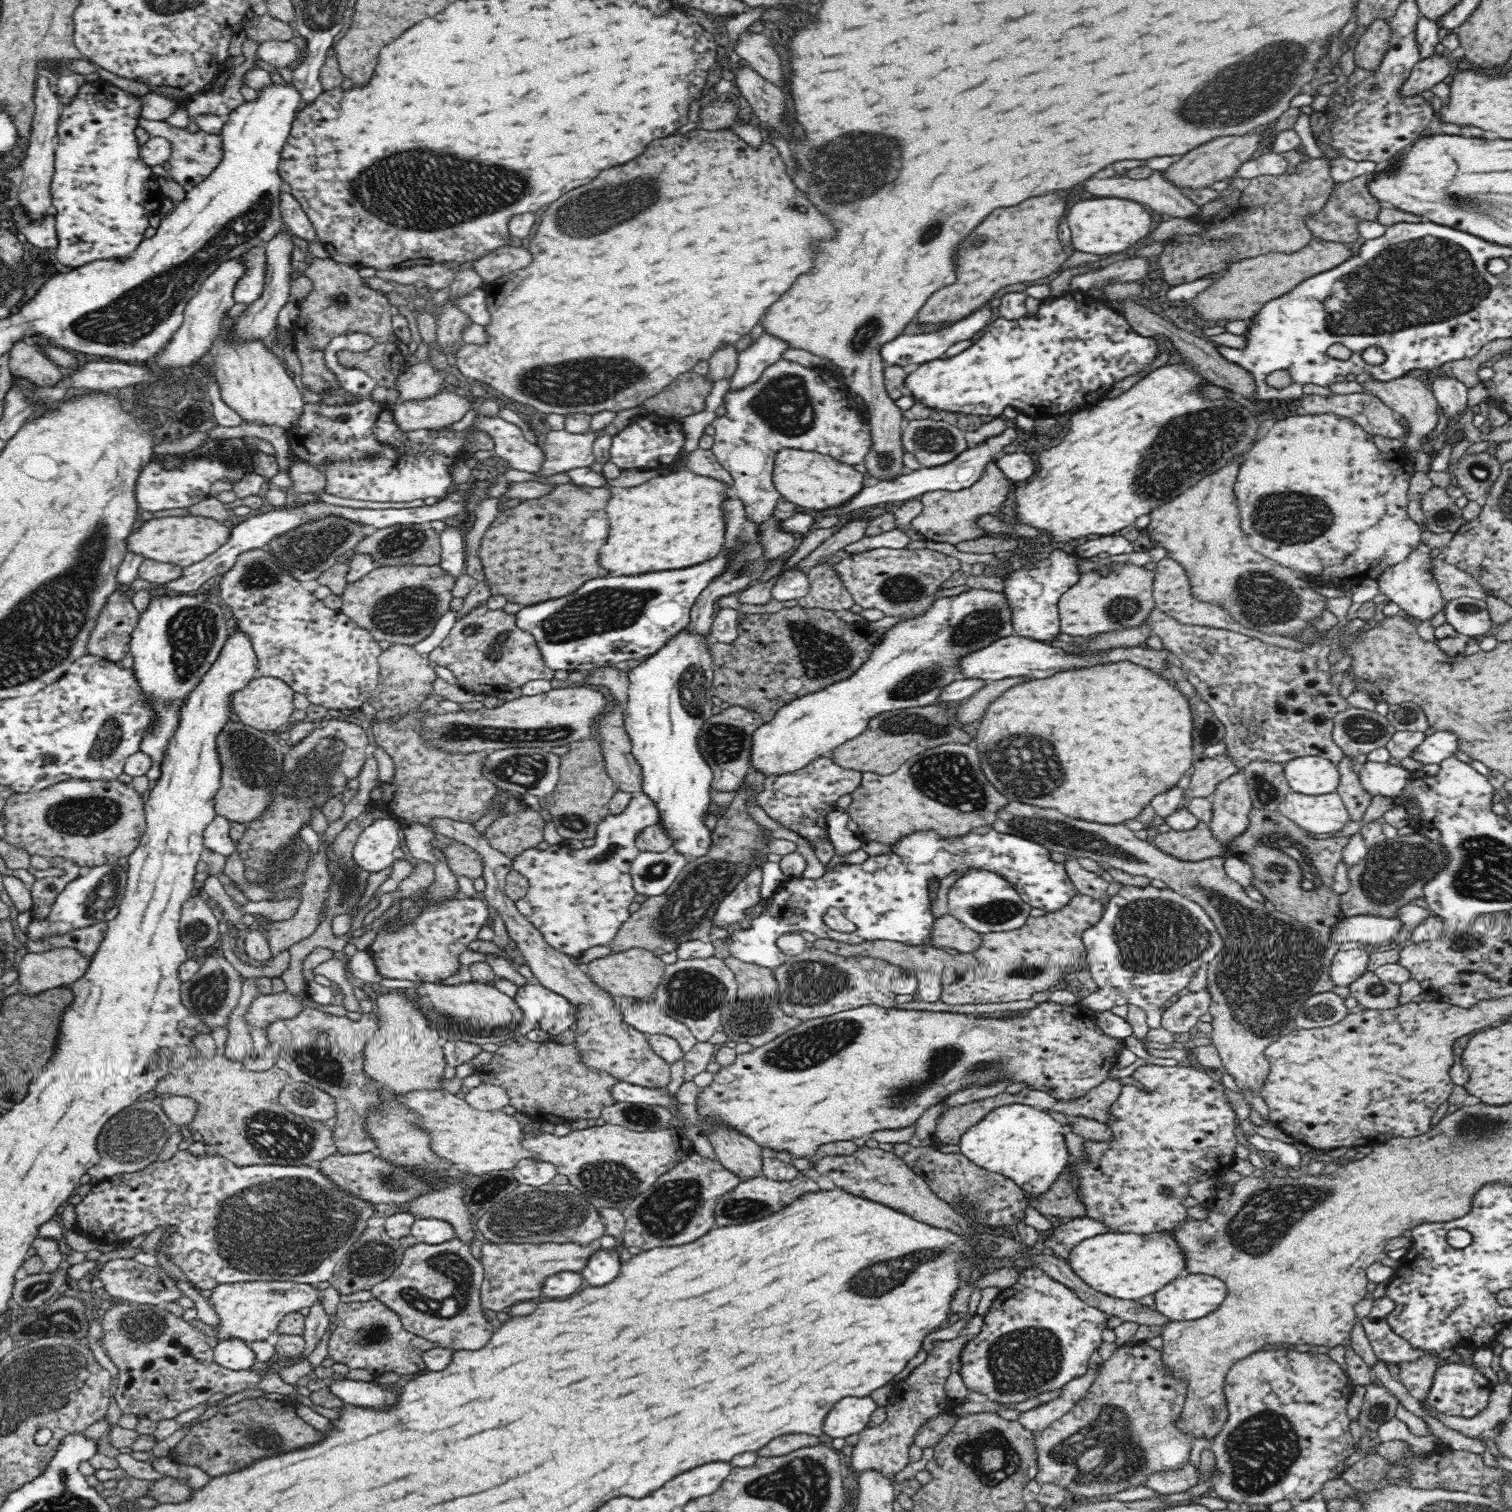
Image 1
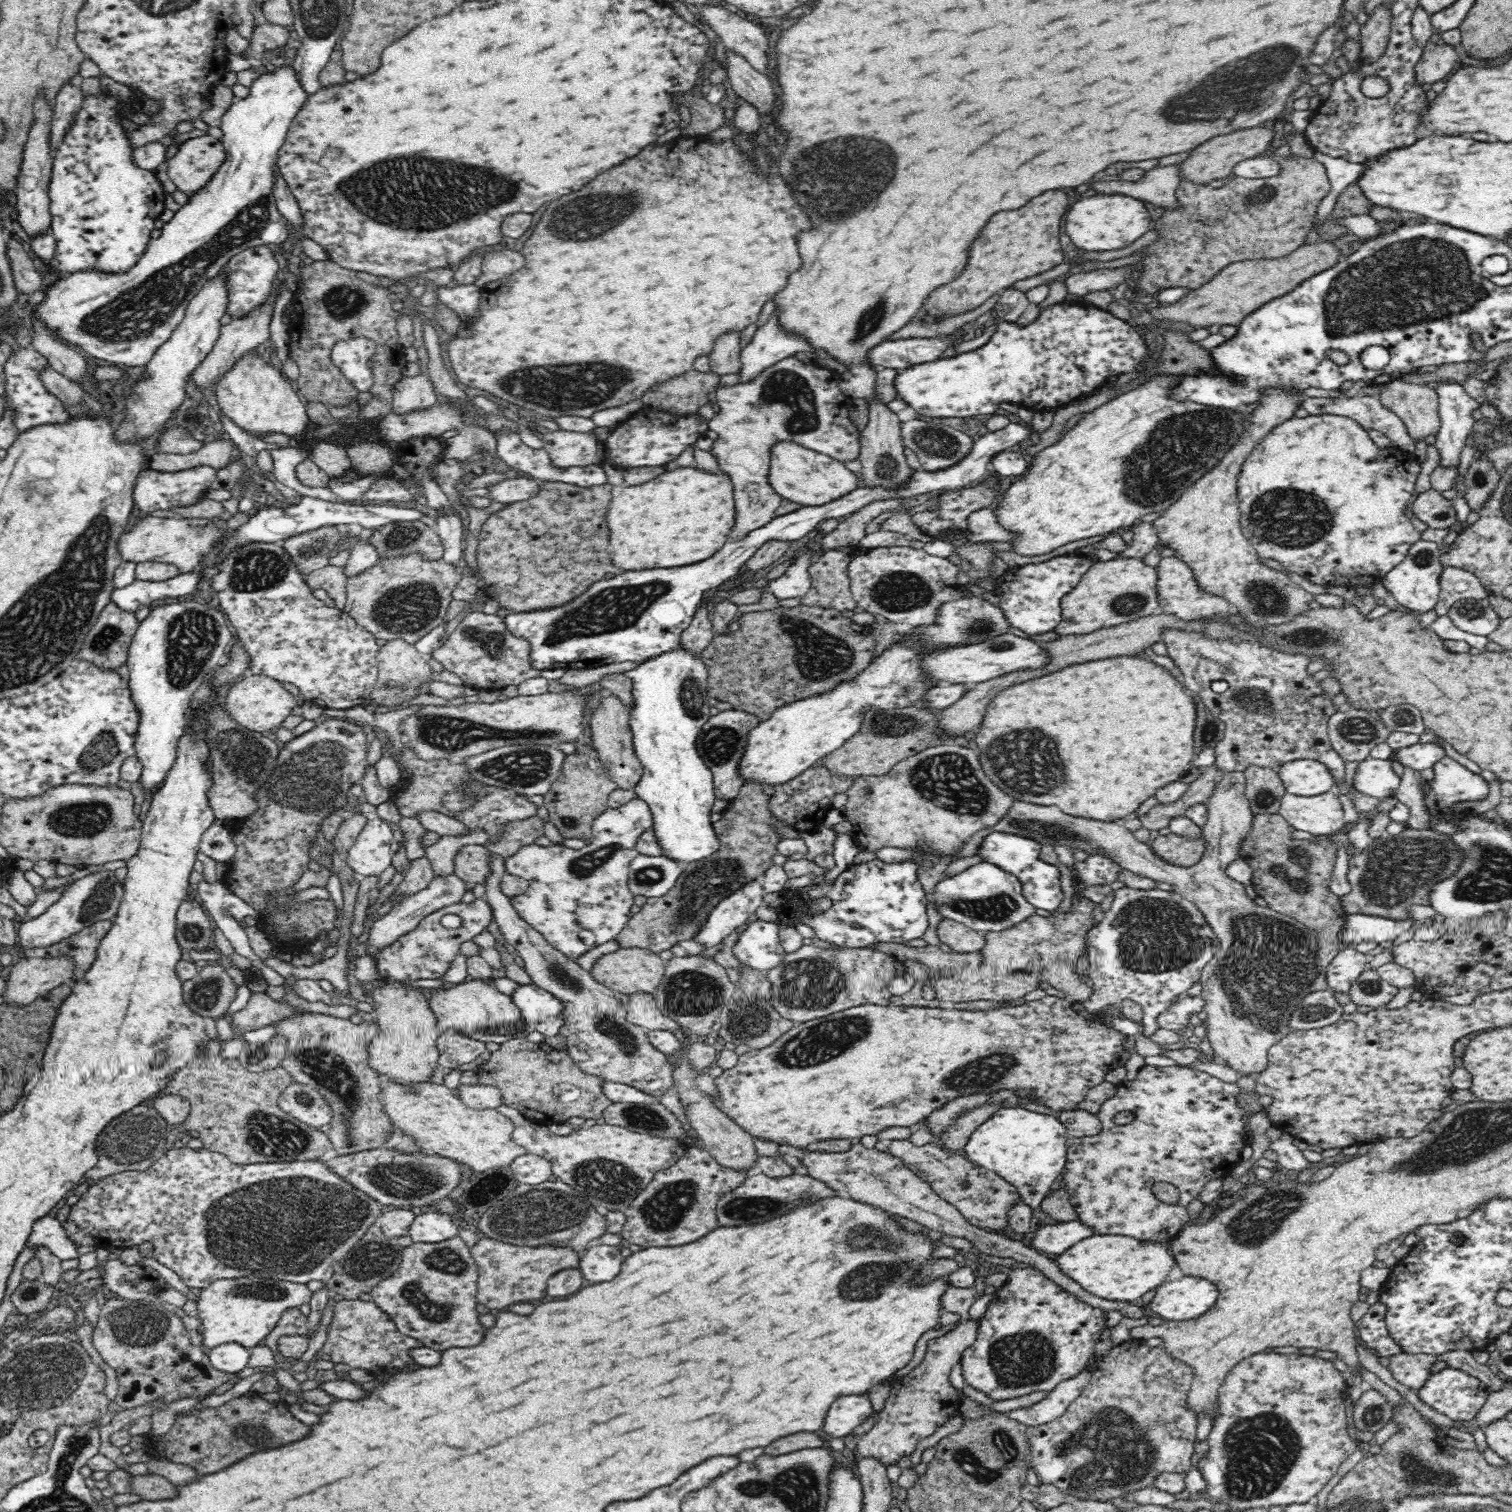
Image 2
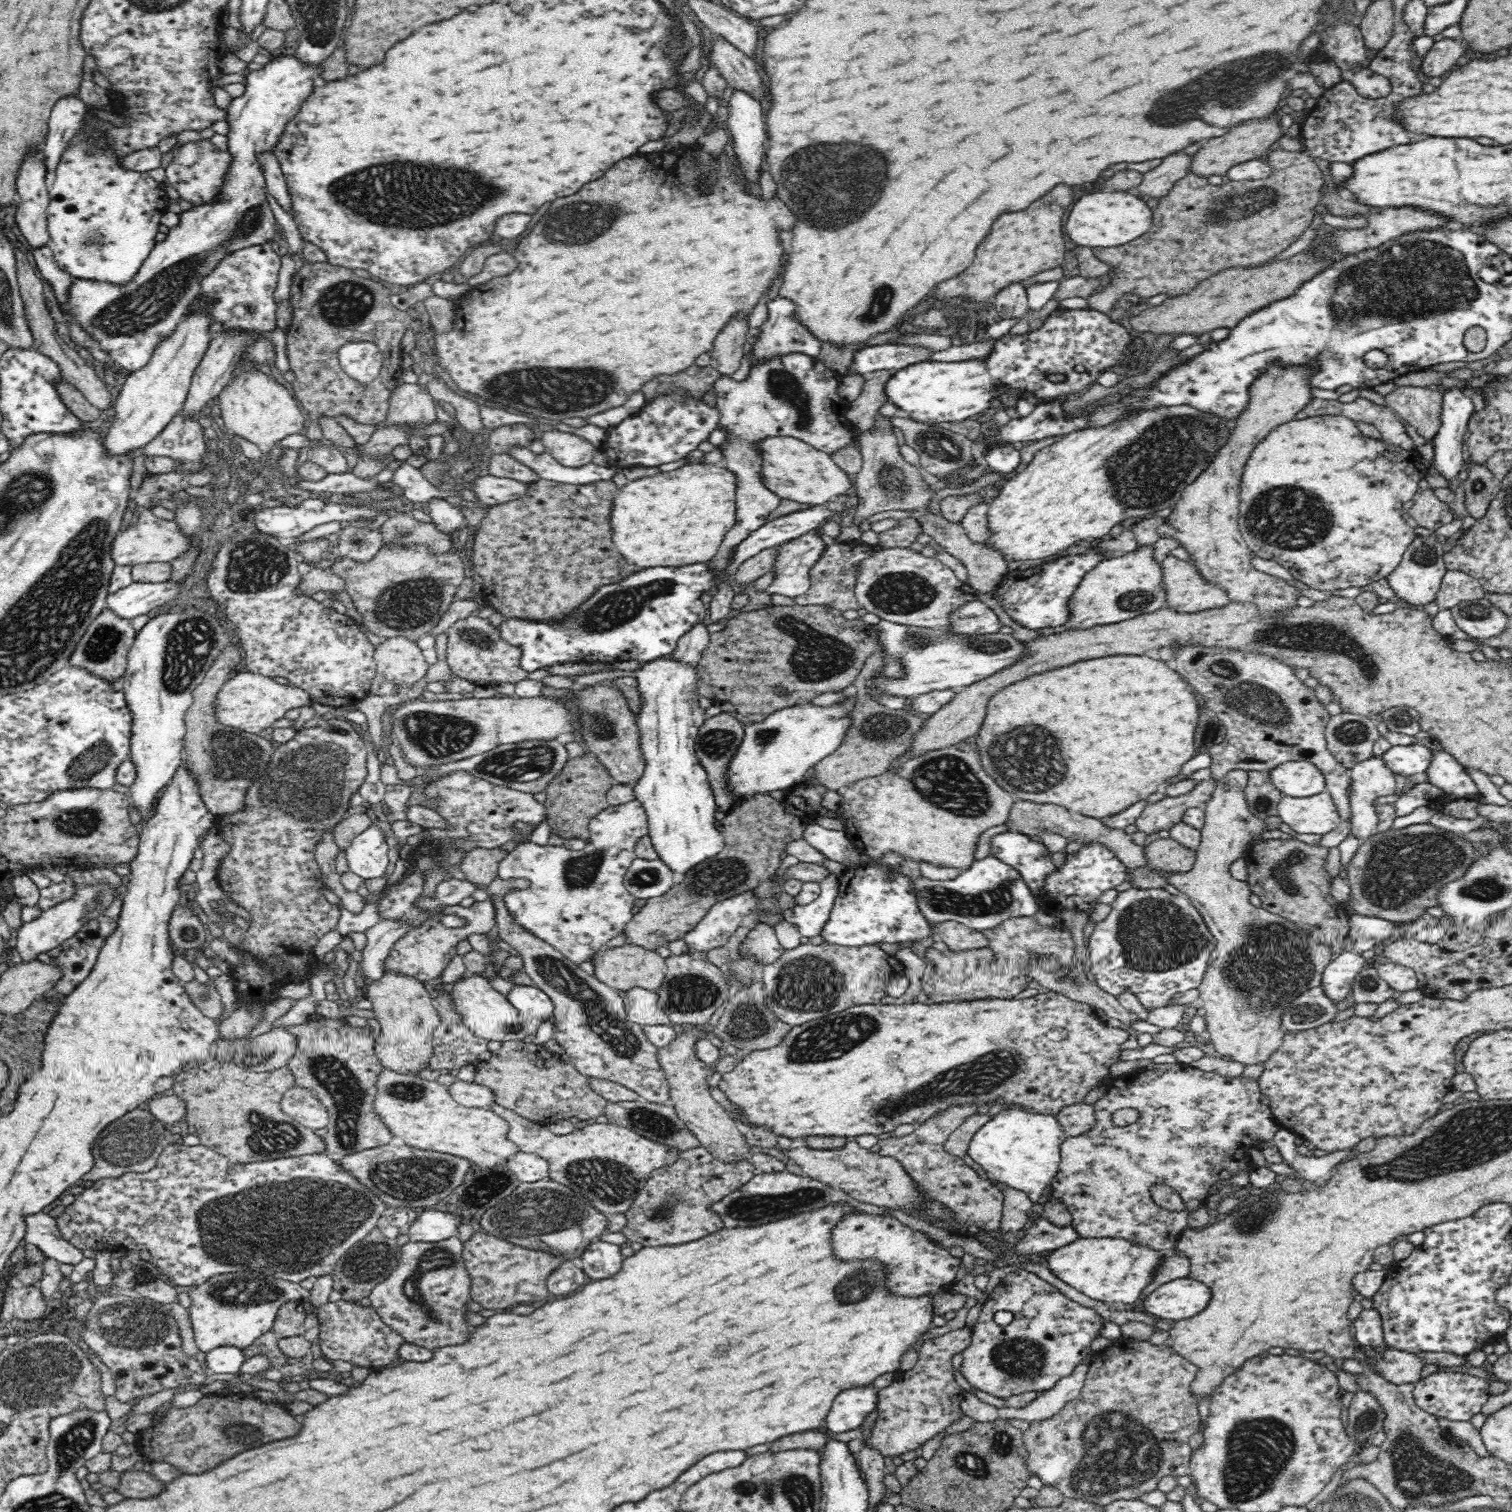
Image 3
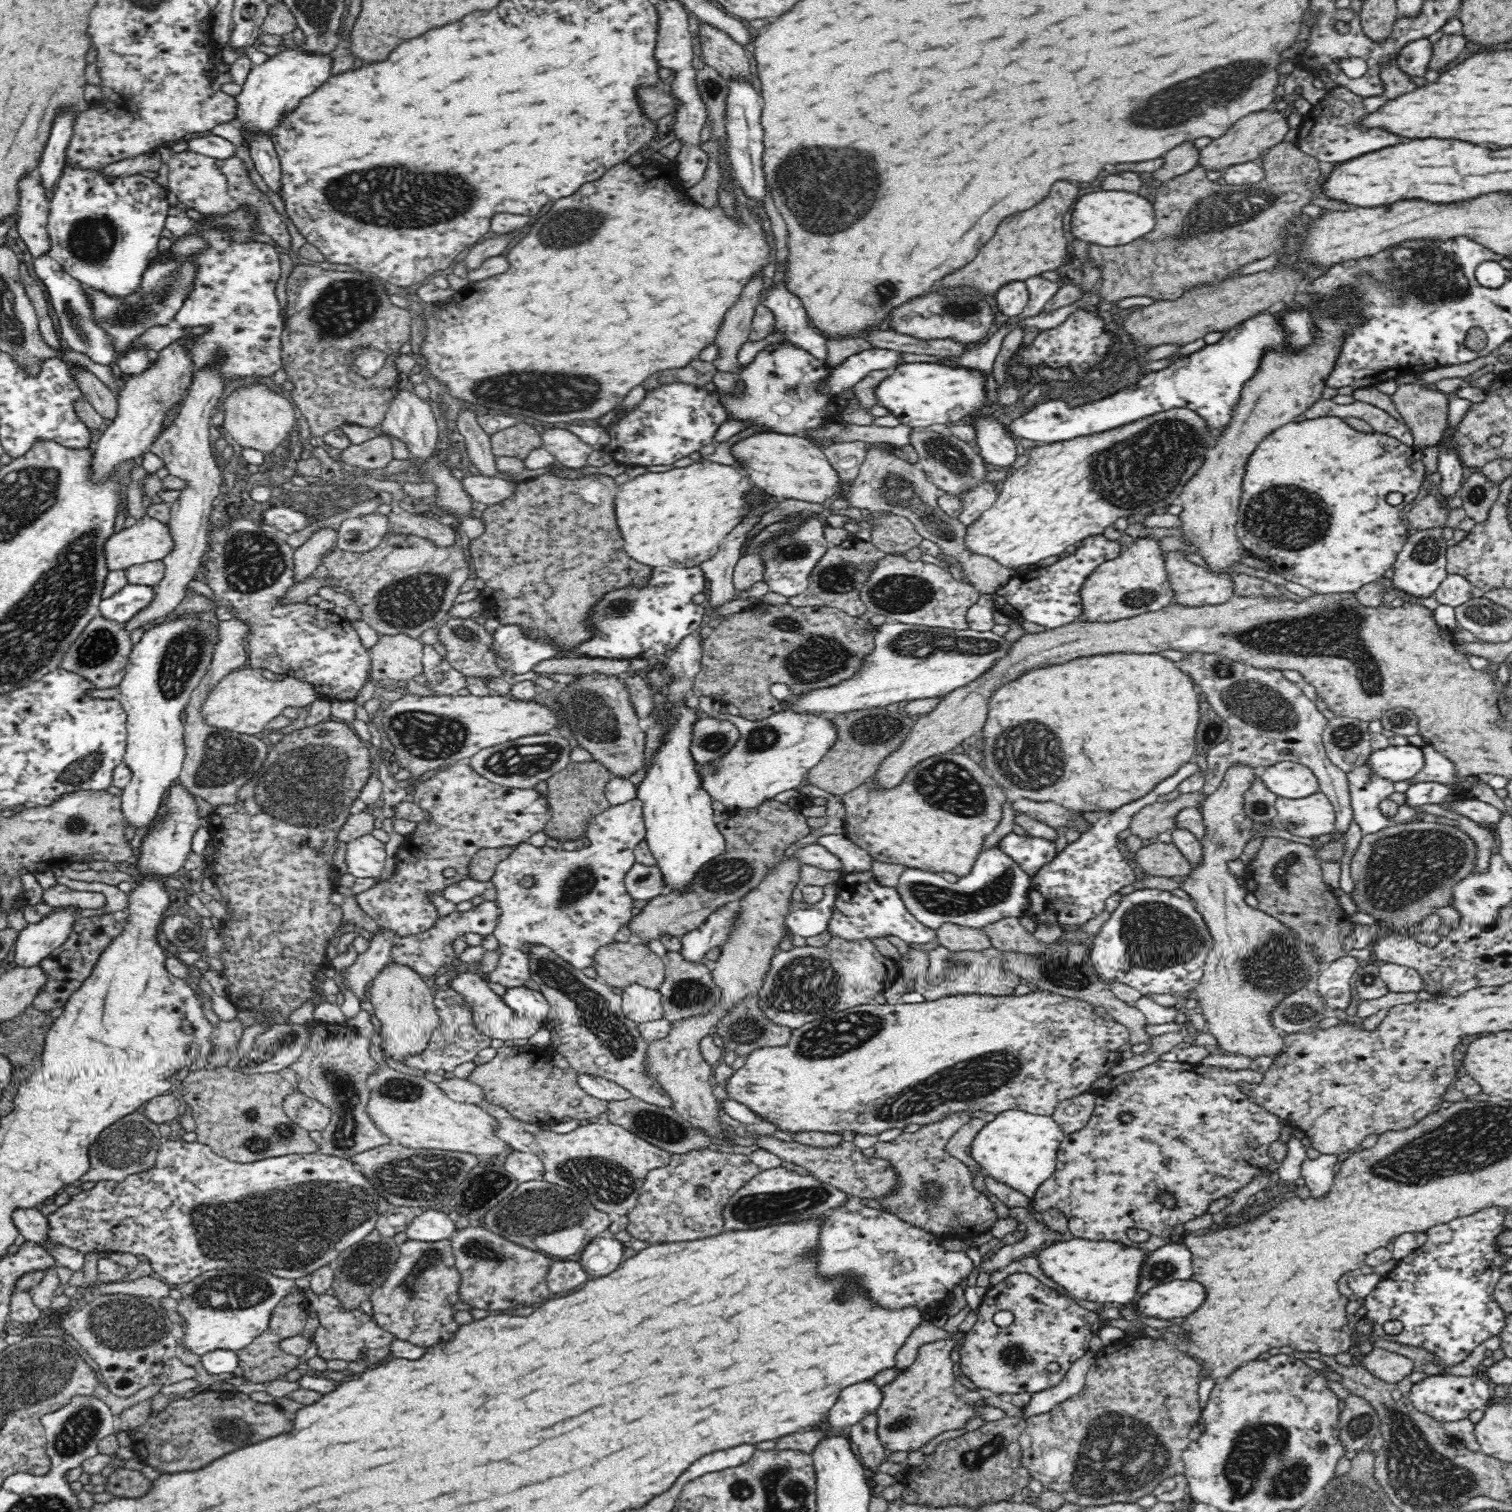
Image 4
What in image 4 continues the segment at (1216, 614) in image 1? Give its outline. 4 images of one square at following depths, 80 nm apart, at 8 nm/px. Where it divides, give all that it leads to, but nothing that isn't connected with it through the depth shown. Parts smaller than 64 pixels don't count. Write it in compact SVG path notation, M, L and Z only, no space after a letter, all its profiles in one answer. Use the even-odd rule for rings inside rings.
M1174 550L1165 555L1165 567L1170 579L1171 588L1175 590L1174 603L1183 606L1200 606L1204 604L1218 605L1228 602L1228 599L1235 594L1234 581L1231 574L1212 572L1209 568L1192 563L1187 559L1187 552Z

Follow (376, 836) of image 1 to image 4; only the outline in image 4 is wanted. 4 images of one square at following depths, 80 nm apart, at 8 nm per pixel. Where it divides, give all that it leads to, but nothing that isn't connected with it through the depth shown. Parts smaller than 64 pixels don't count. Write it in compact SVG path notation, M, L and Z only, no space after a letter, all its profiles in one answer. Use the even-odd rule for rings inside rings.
M371 834L348 842L344 854L347 872L356 878L378 877L384 870L384 843Z

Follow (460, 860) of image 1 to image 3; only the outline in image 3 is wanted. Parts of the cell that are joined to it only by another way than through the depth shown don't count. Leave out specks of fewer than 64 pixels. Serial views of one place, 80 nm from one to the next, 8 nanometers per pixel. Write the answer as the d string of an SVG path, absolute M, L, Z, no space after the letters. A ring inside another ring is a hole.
M478 847L464 854L458 867L465 874L466 881L484 887L496 880L499 862L506 858L507 854L501 847Z

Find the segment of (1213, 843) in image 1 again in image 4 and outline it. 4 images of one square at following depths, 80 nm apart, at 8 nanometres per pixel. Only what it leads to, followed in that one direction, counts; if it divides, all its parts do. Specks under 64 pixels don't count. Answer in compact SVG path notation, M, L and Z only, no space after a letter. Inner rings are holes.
M1158 841L1134 852L1132 864L1138 872L1152 876L1184 876L1192 872L1192 865L1186 861L1180 849L1174 844Z

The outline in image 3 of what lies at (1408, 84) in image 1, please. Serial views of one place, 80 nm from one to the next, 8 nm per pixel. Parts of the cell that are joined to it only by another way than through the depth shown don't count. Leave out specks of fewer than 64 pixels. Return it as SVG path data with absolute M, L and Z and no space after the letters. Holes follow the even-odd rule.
M1443 38L1436 41L1429 52L1422 60L1421 69L1426 76L1442 76L1448 72L1456 60L1464 54L1464 48L1460 42L1450 38Z

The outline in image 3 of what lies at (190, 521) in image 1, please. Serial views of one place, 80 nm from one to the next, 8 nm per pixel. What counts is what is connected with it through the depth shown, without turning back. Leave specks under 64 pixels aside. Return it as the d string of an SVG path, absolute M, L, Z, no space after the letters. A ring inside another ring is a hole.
M138 506L137 522L125 531L119 532L111 543L111 557L114 566L136 566L148 562L169 562L189 550L189 540L178 529L176 521L167 521L152 514L151 506Z

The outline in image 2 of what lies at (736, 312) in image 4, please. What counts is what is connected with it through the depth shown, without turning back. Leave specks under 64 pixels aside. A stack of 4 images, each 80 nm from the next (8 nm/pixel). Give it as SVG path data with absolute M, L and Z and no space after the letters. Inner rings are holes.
M728 332L718 338L714 350L710 352L709 360L711 370L716 374L734 374L741 369L741 332Z

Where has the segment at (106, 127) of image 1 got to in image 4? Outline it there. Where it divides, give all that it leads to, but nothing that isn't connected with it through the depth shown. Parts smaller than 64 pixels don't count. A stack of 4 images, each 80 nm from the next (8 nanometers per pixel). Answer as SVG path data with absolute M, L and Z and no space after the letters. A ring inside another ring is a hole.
M64 166L63 173L57 182L54 198L50 201L49 206L47 231L49 232L49 239L51 240L51 249L48 252L48 257L59 263L72 278L78 279L86 289L104 293L108 295L108 297L114 297L114 299L123 299L128 295L137 293L141 289L144 271L159 254L158 241L162 238L161 232L165 229L166 218L169 217L168 210L171 208L167 200L167 192L168 191L156 183L154 179L146 176L104 177L104 175L100 175L100 170L80 170Z

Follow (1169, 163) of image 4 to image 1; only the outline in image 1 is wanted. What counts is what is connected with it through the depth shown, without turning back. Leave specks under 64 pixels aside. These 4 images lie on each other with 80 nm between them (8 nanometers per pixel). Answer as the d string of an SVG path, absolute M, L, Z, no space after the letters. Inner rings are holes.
M1152 170L1150 176L1144 178L1144 180L1132 180L1132 178L1104 178L1104 180L1098 180L1098 178L1090 178L1084 186L1094 196L1100 196L1100 198L1130 198L1134 202L1148 204L1152 210L1160 214L1168 214L1173 218L1186 218L1186 216L1192 217L1194 214L1200 214L1198 205L1187 201L1181 194L1181 188L1165 177L1165 171Z

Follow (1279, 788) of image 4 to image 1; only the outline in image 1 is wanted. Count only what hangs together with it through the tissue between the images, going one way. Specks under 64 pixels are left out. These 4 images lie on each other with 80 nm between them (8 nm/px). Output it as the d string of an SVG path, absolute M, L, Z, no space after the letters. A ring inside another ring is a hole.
M1319 756L1294 758L1283 765L1290 791L1316 796L1336 791L1340 774L1330 760Z

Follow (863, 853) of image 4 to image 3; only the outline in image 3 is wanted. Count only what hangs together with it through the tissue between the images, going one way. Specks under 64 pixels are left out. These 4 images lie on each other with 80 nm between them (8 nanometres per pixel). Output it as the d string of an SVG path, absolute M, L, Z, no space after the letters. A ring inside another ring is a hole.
M807 825L803 839L815 850L820 851L830 861L842 863L846 869L852 866L864 865L861 852L853 846L846 832L831 830L819 825Z

